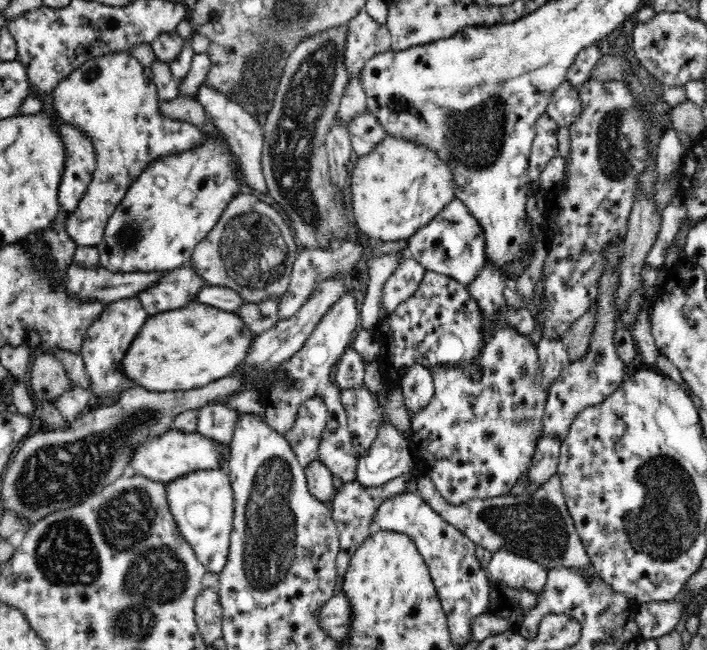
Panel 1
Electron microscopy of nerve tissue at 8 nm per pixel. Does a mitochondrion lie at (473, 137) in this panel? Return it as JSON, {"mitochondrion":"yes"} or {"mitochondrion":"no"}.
{"mitochondrion":"yes"}

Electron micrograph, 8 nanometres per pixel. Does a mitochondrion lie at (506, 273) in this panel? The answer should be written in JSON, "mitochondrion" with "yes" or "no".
{"mitochondrion":"no"}

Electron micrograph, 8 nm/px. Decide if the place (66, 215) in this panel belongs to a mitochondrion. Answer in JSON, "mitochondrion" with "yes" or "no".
{"mitochondrion":"no"}

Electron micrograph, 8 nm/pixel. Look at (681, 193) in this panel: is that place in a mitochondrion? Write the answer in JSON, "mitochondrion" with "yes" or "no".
{"mitochondrion":"no"}

